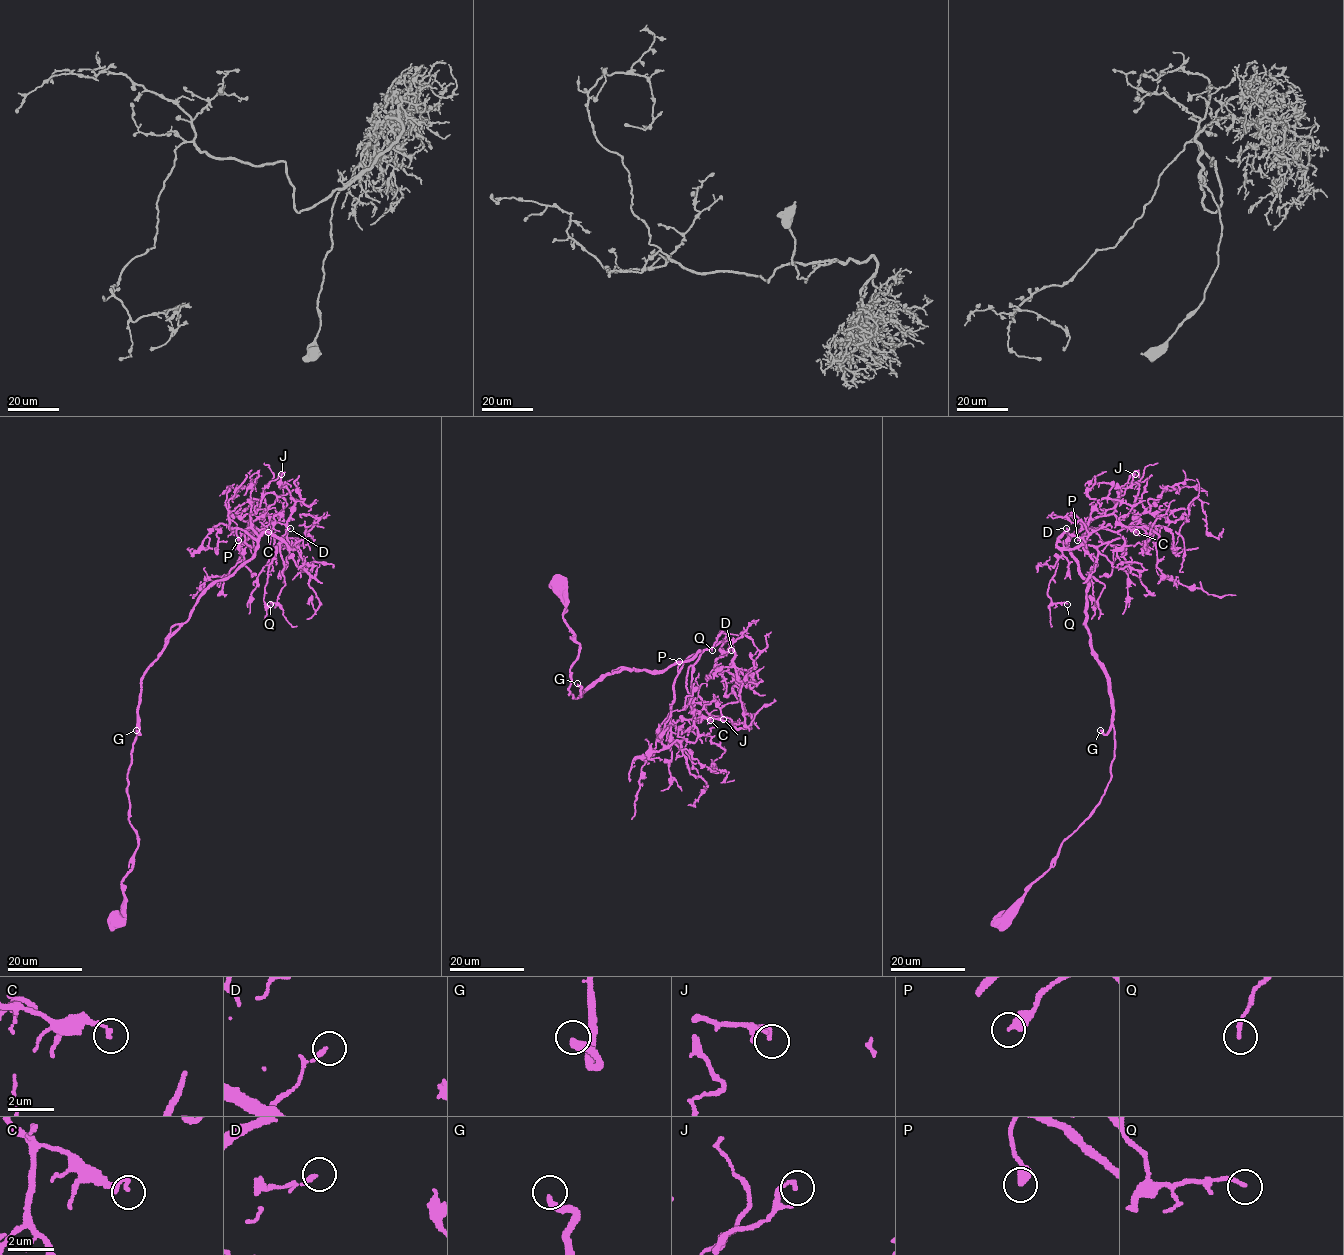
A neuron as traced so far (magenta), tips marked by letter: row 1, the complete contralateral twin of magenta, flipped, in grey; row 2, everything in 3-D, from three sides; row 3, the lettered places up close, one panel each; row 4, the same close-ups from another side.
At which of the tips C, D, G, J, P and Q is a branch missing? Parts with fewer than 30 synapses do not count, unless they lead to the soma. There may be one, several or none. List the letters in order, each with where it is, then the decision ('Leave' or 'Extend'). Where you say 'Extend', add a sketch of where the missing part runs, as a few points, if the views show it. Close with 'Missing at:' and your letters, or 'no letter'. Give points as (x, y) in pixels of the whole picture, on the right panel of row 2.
C: Place: (1136, 532). Leave
D: Place: (1066, 528). Leave
G: Place: (1100, 730). Extend
J: Place: (1135, 474). Leave
P: Place: (1077, 540). Leave
Q: Place: (1067, 604). Leave
Missing at: G

